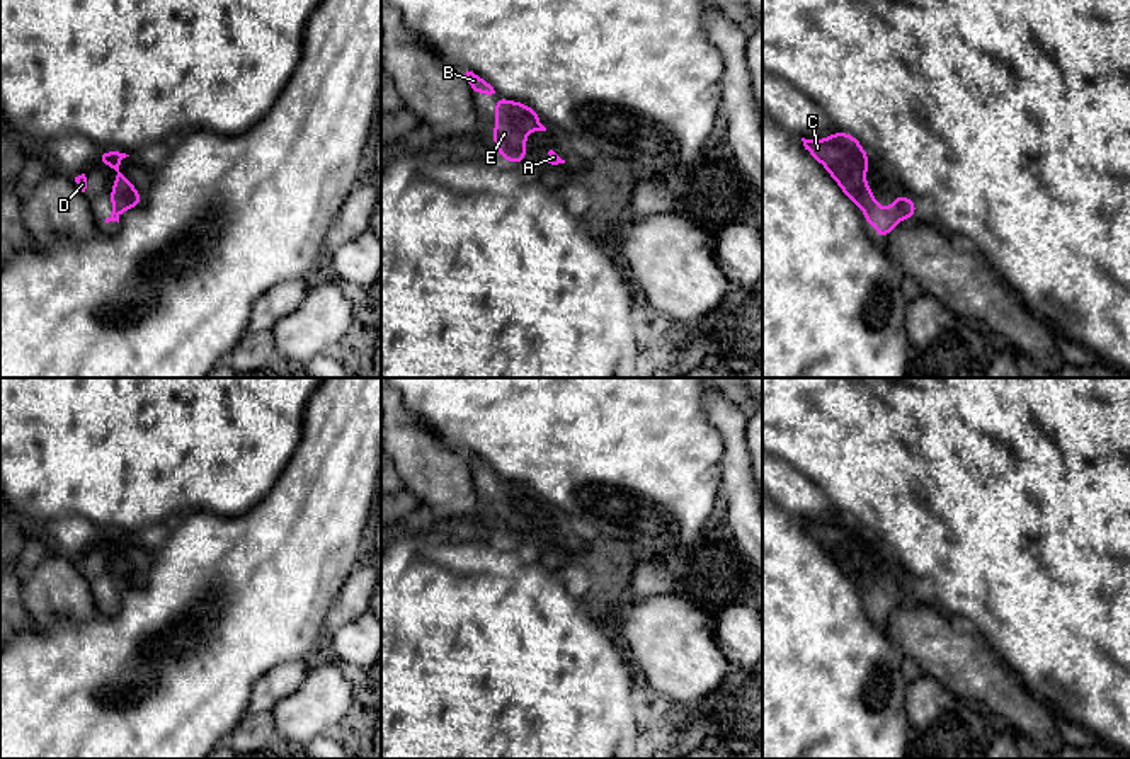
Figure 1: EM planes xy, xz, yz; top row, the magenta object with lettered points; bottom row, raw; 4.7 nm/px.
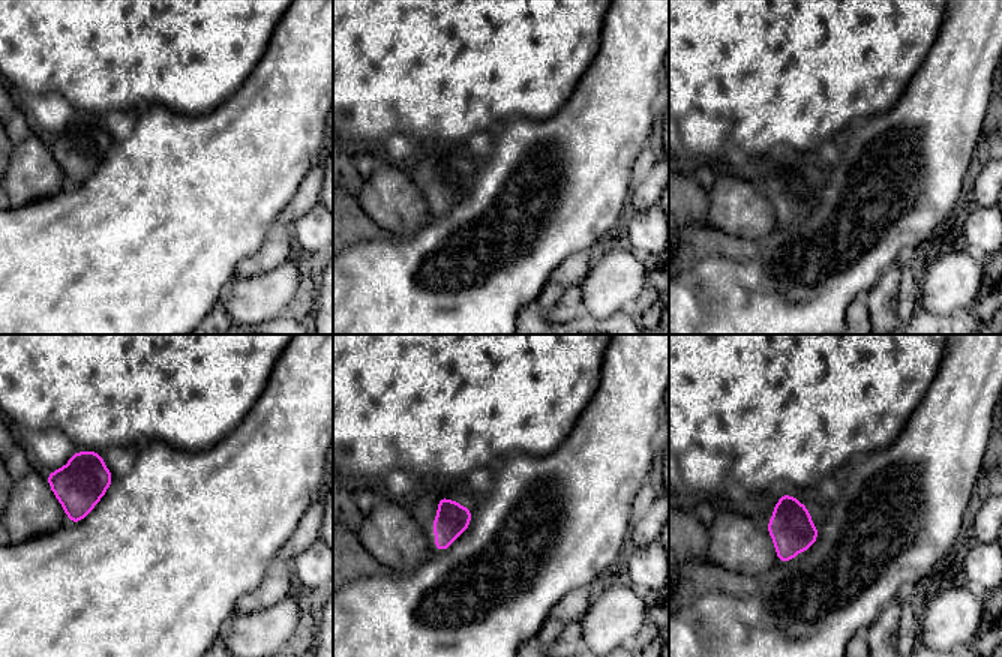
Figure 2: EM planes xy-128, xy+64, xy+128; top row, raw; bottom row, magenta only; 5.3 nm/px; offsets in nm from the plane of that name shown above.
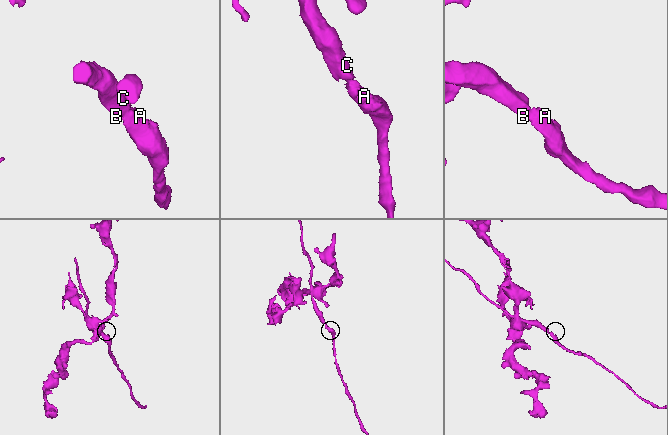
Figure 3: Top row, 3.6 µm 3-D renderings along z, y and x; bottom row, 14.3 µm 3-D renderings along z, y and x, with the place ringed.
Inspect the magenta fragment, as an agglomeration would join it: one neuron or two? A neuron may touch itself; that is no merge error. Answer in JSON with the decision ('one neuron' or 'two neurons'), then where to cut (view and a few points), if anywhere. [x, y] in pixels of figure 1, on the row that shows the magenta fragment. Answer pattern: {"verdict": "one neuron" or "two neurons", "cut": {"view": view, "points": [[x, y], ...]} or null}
{"verdict": "one neuron", "cut": null}

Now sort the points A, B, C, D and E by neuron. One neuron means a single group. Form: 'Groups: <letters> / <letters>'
Groups: A B C D E

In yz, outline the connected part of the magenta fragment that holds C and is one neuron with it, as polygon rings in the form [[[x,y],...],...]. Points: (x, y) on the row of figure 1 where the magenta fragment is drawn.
[[[837,131],[824,140],[802,138],[805,150],[825,167],[841,191],[865,213],[870,226],[878,226],[876,240],[888,237],[900,220],[917,214],[917,206],[907,194],[895,196],[888,209],[875,203],[873,191],[866,184],[870,158],[863,145],[849,133]]]

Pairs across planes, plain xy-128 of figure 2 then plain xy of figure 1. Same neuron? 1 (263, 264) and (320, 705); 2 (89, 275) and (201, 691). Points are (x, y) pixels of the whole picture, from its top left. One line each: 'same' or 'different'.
1: different
2: same

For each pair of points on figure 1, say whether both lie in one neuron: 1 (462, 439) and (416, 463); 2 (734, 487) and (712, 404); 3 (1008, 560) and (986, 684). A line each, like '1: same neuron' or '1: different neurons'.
1: different neurons
2: same neuron
3: different neurons

